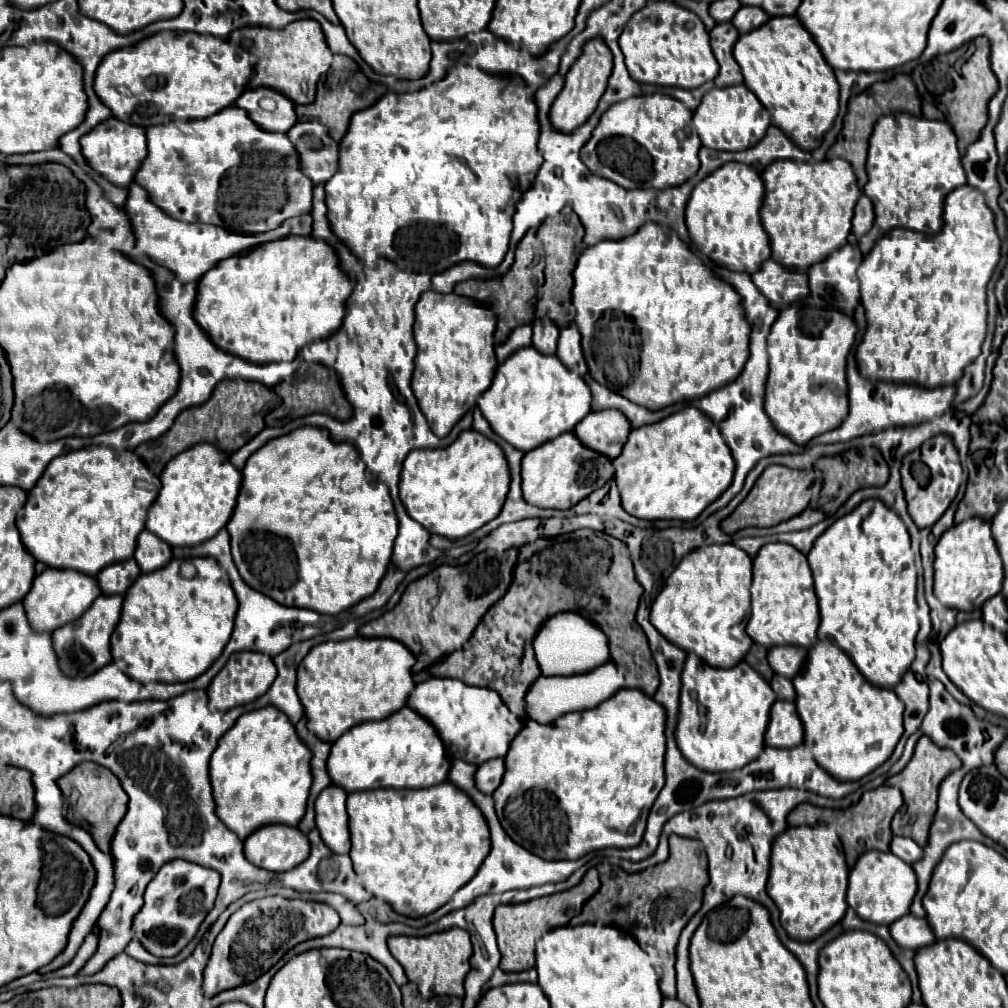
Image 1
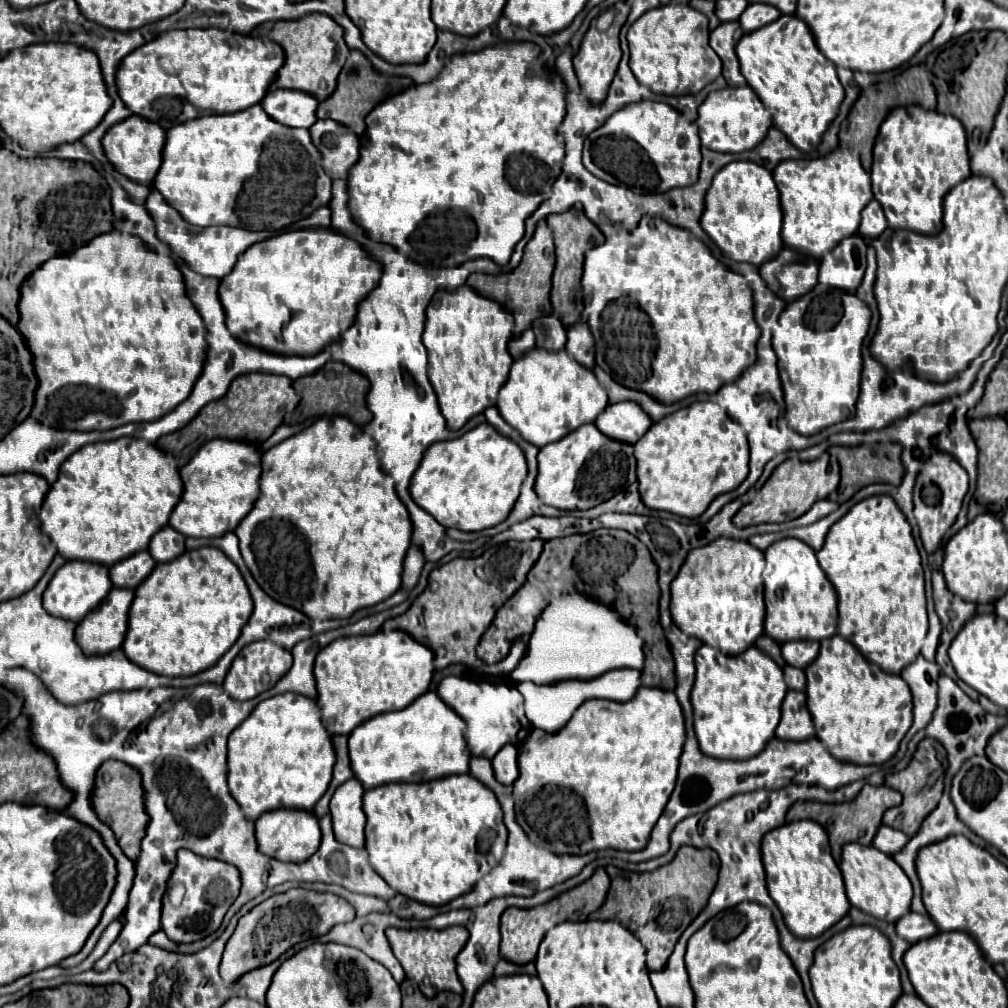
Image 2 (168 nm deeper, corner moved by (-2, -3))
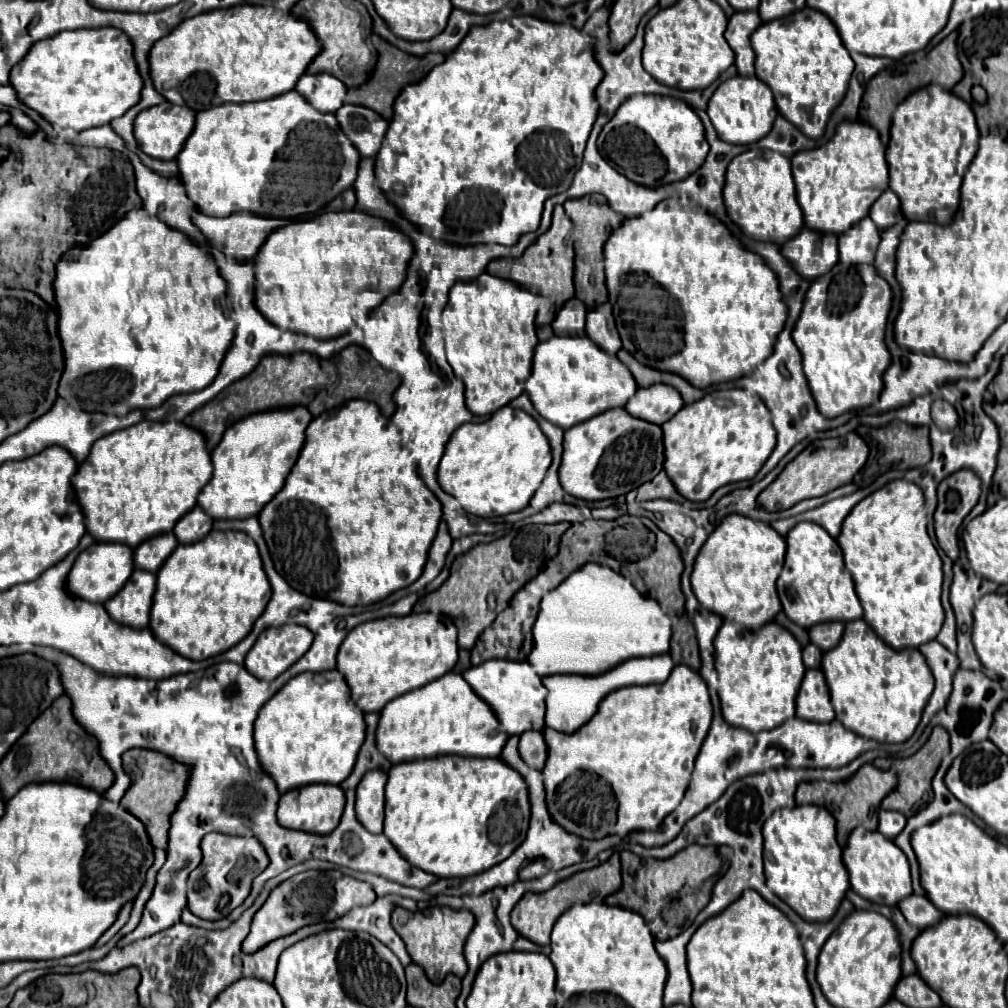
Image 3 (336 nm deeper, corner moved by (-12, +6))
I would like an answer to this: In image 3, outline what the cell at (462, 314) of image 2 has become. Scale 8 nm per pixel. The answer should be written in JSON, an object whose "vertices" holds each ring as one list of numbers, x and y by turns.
{"vertices":[[480,274,470,282,456,282,448,294,448,304,442,312,442,334,446,344,446,358,452,366,456,378,464,384,466,408,474,414,492,414,498,408,506,406,510,400,524,392,524,380,532,370,532,354,538,344,534,330,534,316,538,310,540,298,522,286,502,280,490,274]]}

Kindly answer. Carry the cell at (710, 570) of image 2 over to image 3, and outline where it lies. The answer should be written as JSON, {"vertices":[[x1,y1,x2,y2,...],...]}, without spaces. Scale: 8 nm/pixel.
{"vertices":[[730,514,720,522,712,536,708,536,704,548,700,548,696,556,690,574,692,592,706,610,716,612,724,620,738,622,748,630,762,628,782,610,776,592,776,578,784,564,784,552,784,536,768,524]]}

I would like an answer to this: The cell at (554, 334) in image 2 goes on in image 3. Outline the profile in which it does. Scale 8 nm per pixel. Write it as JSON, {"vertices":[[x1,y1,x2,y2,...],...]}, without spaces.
{"vertices":[[570,298,552,322,554,334,580,336,584,334,584,320,586,320,586,306,578,298]]}

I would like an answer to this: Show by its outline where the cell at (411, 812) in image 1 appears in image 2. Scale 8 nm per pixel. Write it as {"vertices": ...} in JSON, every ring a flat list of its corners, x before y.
{"vertices":[[472,775,444,777,438,781,424,781,422,785,382,785,364,793,366,823,366,851,372,869,394,889,410,899,426,905,444,905,468,893,480,877,490,873,502,859,508,829,502,821,502,807,494,793]]}

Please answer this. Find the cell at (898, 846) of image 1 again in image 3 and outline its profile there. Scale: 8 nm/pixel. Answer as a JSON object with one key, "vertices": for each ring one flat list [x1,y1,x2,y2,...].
{"vertices":[[882,810,880,812,880,824,878,824,878,832,884,834,886,838,894,840,906,826,906,816,900,812,888,812]]}

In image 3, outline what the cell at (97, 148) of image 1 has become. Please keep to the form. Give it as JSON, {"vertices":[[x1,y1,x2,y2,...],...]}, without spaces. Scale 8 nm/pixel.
{"vertices":[[168,102,140,112,134,120,134,136,136,136,138,148,144,154,158,158,158,160,174,160,178,152,182,150,186,138,190,136,192,128,194,128,194,110,186,106,174,106]]}

